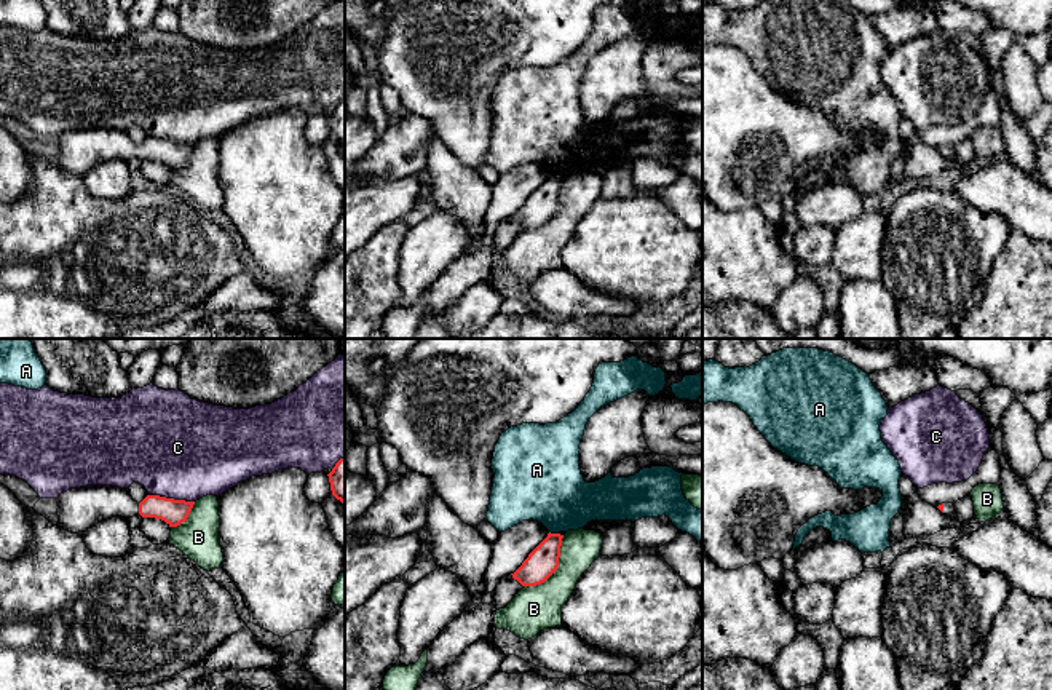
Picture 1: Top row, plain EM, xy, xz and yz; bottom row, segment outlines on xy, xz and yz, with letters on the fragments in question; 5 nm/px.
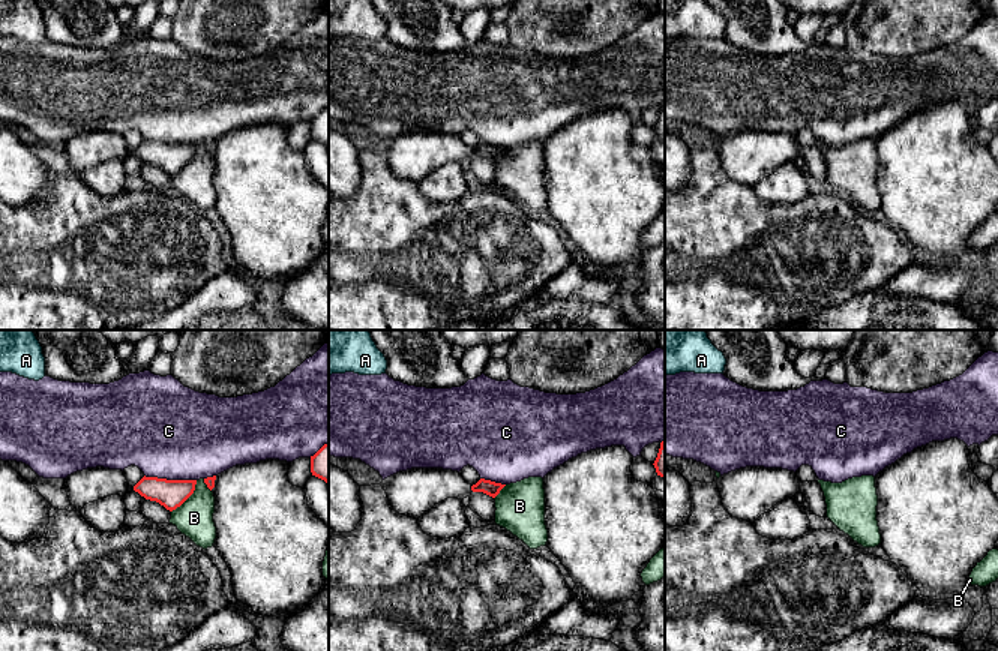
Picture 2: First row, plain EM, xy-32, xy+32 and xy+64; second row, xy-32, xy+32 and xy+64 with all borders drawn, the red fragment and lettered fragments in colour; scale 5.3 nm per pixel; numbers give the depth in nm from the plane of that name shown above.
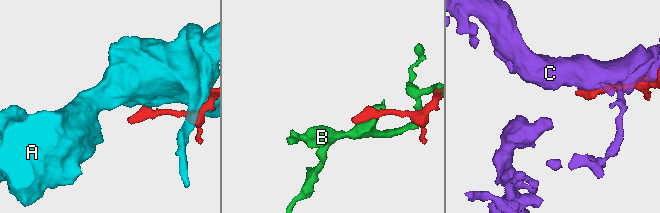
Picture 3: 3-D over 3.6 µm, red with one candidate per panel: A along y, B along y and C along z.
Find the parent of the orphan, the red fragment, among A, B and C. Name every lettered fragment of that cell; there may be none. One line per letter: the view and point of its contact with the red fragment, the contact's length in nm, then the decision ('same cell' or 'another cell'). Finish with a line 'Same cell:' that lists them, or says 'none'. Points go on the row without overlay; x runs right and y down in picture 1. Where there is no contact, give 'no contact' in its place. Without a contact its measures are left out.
A: contact xz (554, 176); length 50 nm; another cell
B: contact xz (556, 211); length 340 nm; another cell
C: contact xy (171, 141); length 240 nm; another cell
Same cell: none

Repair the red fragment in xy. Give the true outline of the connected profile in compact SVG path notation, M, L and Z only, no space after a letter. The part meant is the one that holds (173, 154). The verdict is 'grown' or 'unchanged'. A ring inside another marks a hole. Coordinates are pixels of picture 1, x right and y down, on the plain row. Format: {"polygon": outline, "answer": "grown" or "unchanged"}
{"polygon": "M86 128L70 131L57 141L59 169L83 177L101 163L112 160L129 161L140 157L164 163L177 169L187 163L195 144L174 142L160 137L147 137L140 145L134 144L126 131L112 128Z", "answer": "grown"}

